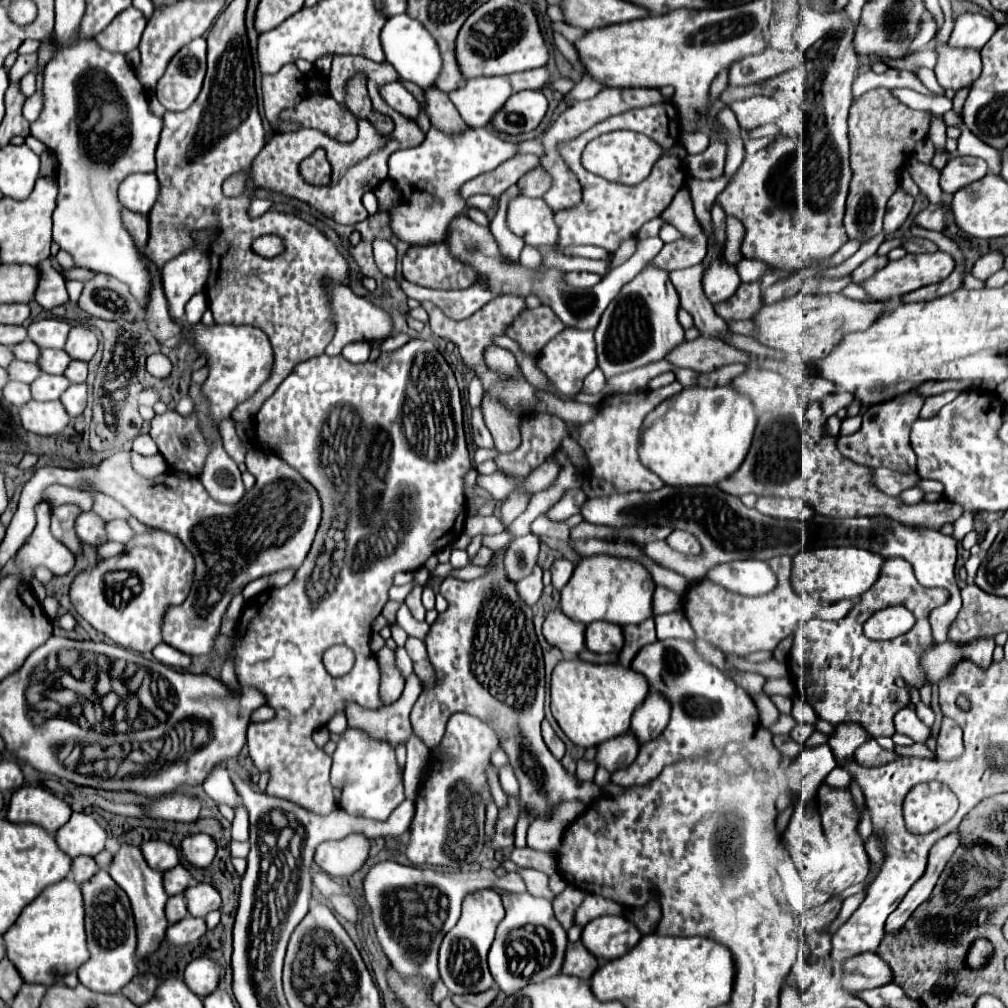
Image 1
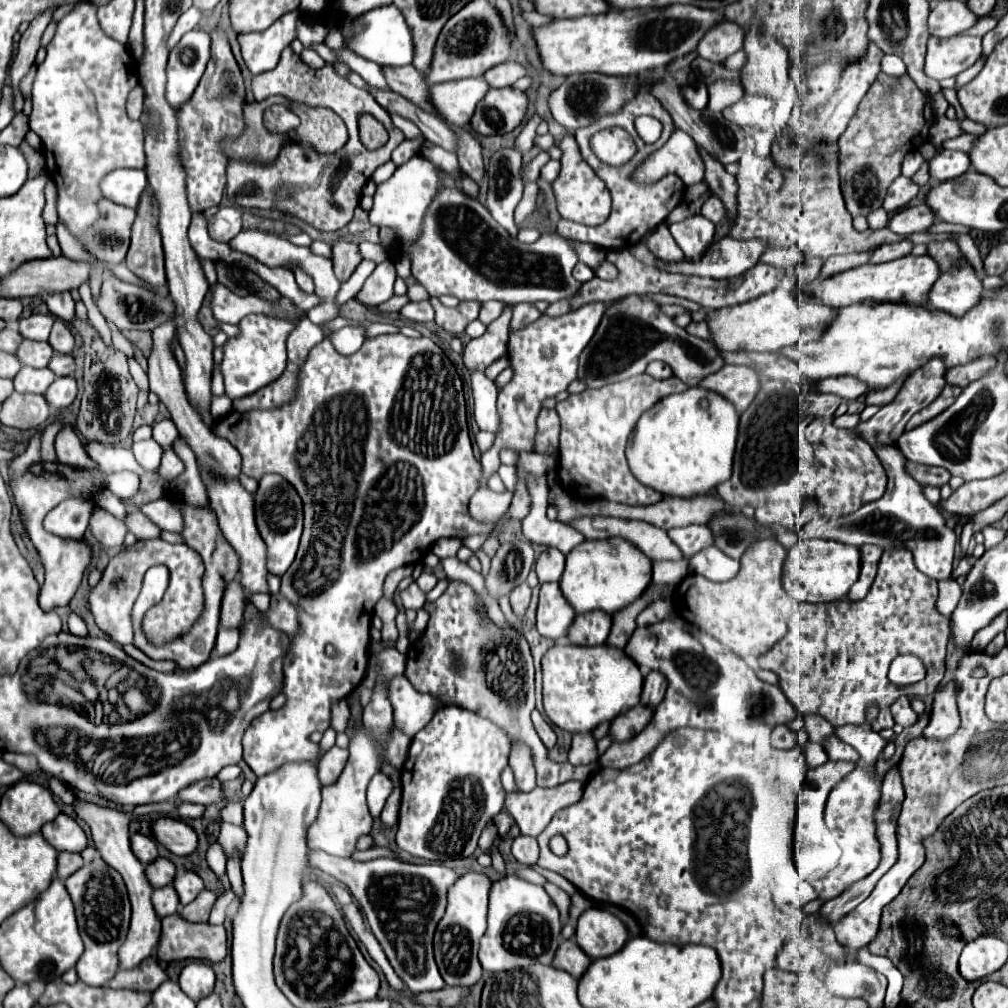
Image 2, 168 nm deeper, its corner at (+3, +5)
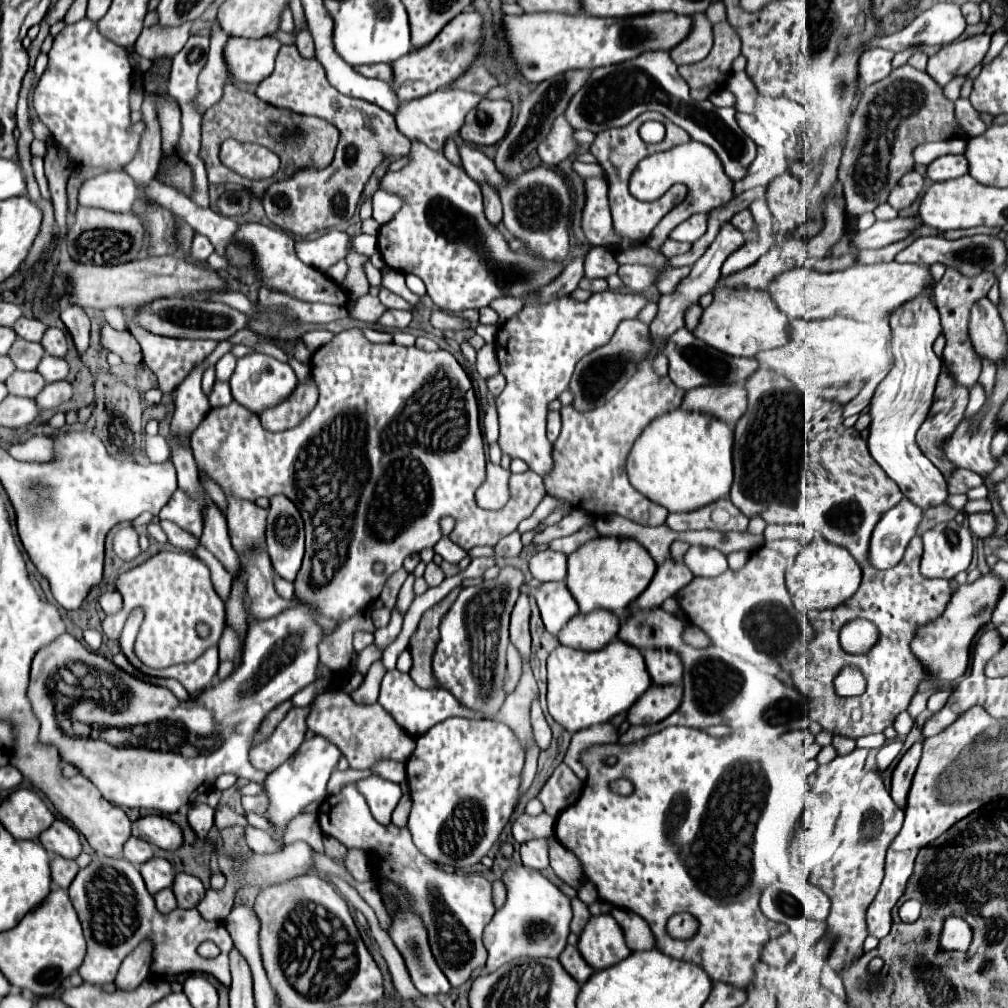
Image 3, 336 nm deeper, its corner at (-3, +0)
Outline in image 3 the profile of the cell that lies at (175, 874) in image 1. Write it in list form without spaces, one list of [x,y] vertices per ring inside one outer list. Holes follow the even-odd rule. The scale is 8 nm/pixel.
[[[151,858],[147,864],[139,866],[139,872],[151,894],[157,894],[163,888],[169,888],[175,880],[175,872],[165,858]]]

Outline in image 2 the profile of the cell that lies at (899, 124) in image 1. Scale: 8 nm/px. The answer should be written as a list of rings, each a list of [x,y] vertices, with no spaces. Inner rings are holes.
[[[879,73],[875,83],[869,87],[867,95],[859,103],[857,113],[853,115],[847,131],[839,139],[839,177],[841,177],[841,191],[845,197],[847,211],[857,215],[867,215],[869,211],[881,207],[887,187],[895,181],[895,177],[901,173],[901,161],[907,155],[907,151],[913,151],[929,141],[929,129],[935,123],[935,113],[931,107],[931,97],[925,95],[913,79],[905,73],[901,77],[891,77],[885,73]]]

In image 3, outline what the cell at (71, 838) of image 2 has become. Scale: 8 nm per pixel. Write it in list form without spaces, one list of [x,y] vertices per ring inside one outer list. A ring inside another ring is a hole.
[[[55,820],[51,828],[47,828],[47,832],[39,836],[39,840],[47,852],[55,852],[57,856],[63,856],[63,858],[75,860],[83,850],[79,832],[65,820]]]

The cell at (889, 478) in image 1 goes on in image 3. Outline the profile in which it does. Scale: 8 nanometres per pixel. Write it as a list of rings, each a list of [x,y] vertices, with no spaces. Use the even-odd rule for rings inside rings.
[[[953,470],[947,476],[947,492],[949,494],[965,494],[967,490],[981,486],[983,478],[971,470]]]

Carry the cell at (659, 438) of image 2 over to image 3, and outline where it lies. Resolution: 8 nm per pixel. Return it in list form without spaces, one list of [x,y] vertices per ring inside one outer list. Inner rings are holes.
[[[683,408],[647,424],[627,458],[629,482],[669,512],[689,512],[725,498],[733,482],[733,428],[727,422]]]

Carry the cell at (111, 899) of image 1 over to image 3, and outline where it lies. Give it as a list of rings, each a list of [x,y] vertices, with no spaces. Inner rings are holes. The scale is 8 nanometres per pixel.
[[[95,856],[93,862],[79,870],[69,886],[69,898],[79,914],[83,934],[87,940],[87,956],[79,968],[79,974],[89,984],[109,984],[115,980],[123,958],[143,940],[151,938],[155,944],[150,973],[162,977],[175,976],[181,972],[205,972],[215,976],[221,984],[231,984],[229,952],[233,940],[223,922],[209,922],[199,916],[197,910],[175,908],[167,916],[155,908],[153,896],[147,892],[139,870],[123,860],[109,856]],[[205,940],[213,940],[221,954],[213,960],[197,956],[197,946]]]

